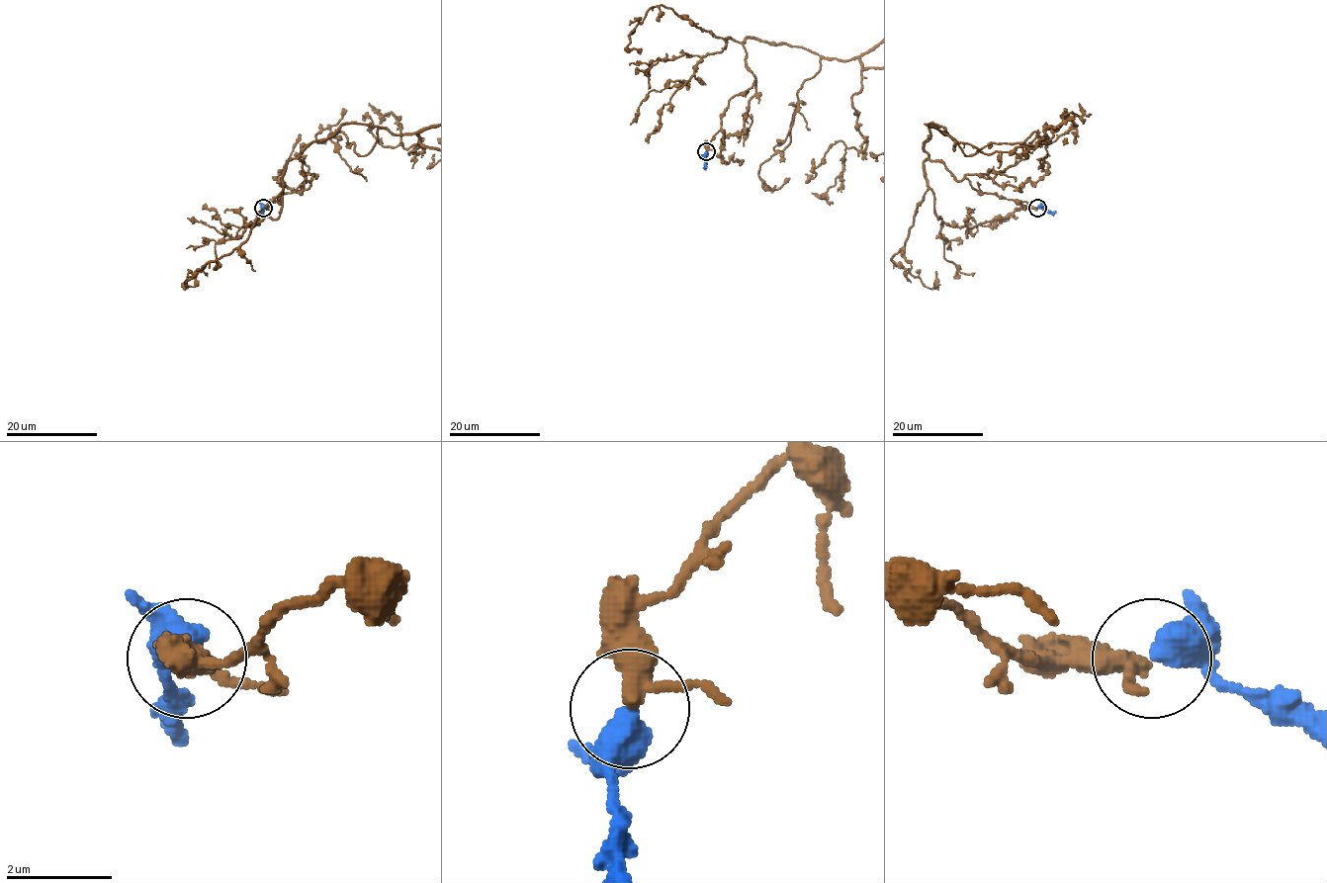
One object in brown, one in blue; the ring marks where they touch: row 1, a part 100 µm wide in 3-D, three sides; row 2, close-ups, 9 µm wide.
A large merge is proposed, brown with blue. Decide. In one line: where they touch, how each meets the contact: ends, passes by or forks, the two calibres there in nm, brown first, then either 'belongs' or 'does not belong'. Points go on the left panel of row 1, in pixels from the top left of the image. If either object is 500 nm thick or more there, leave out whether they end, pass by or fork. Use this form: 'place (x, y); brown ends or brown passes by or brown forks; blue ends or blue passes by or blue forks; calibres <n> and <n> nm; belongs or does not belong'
place (263, 208); calibres 320 and 550 nm; belongs

